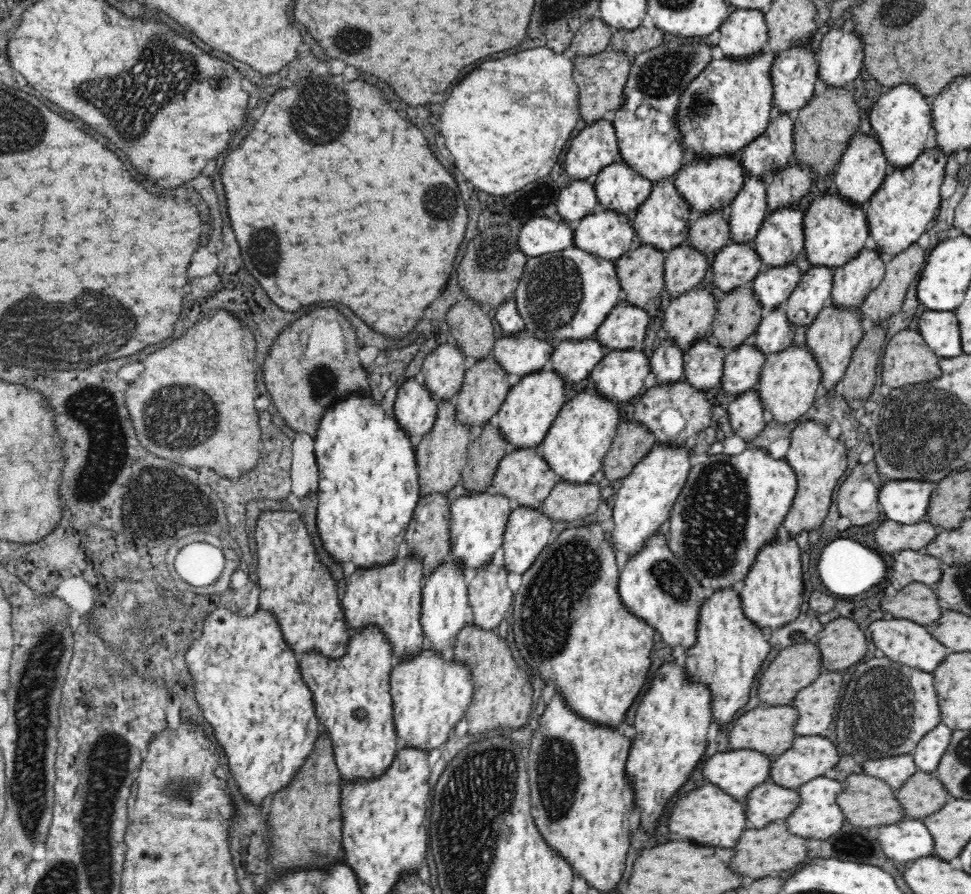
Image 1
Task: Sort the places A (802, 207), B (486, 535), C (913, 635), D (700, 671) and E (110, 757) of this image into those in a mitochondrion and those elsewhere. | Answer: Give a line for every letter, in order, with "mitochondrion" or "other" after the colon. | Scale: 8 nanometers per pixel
A: other
B: other
C: other
D: other
E: mitochondrion

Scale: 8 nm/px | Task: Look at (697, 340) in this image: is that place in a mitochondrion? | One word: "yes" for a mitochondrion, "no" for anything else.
no

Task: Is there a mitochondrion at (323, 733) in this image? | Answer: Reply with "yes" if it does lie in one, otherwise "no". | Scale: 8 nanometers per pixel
no

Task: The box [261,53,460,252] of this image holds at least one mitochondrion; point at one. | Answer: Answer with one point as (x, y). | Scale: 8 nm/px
(310, 117)

